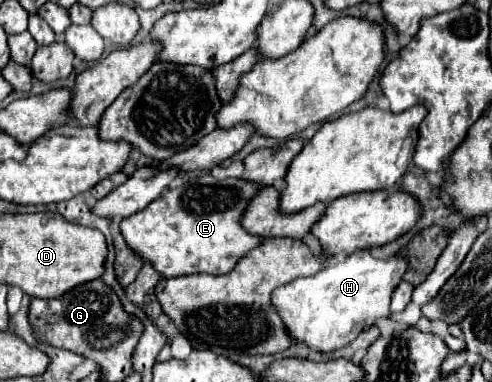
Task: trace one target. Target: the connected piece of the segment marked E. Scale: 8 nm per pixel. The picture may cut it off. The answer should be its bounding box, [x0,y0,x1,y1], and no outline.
[120,175,260,277]

